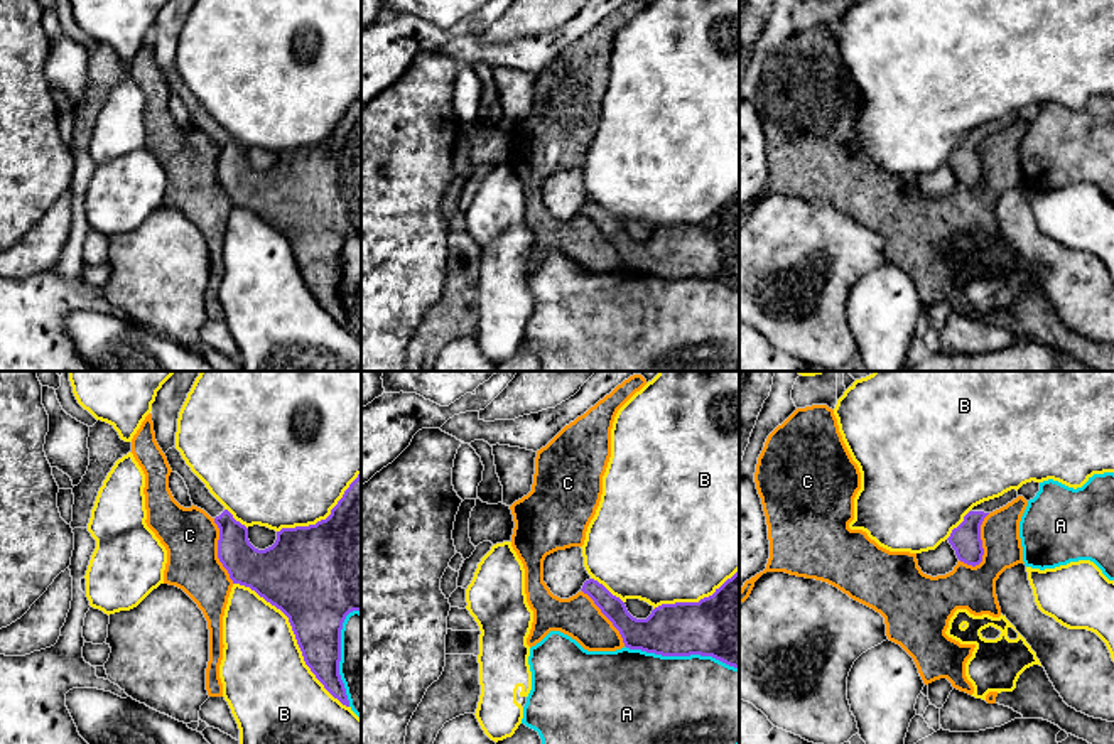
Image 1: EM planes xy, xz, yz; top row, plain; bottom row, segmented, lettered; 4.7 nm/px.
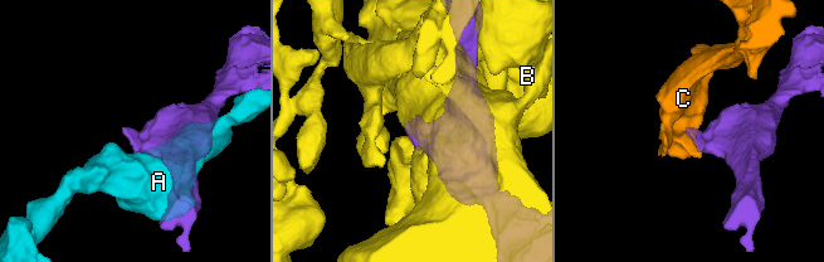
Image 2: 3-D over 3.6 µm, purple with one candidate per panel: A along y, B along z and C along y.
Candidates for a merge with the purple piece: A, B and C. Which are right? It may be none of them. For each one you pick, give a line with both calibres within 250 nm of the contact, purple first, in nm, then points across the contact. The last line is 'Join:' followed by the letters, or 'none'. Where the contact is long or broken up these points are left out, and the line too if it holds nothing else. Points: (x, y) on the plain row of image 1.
Join: none

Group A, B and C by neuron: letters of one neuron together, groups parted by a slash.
A / B / C

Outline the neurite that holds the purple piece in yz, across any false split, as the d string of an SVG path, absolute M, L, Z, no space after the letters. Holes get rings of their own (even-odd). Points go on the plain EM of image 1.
M1011 111L999 120L984 123L974 128L964 138L964 143L957 150L952 152L947 162L955 172L955 177L960 184L972 187L972 189L982 184L984 170L982 170L982 162L981 162L981 147L984 140L989 135L1006 128L1016 120L1018 120L1018 113Z

